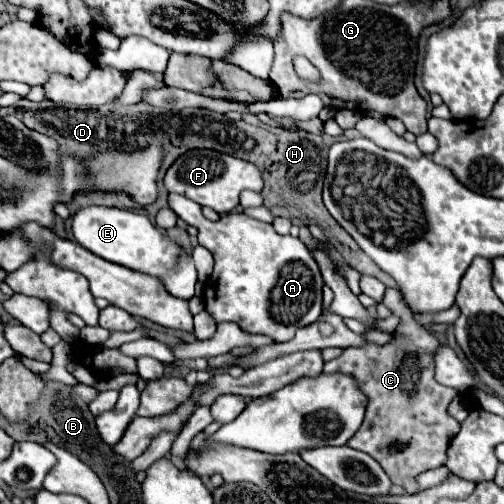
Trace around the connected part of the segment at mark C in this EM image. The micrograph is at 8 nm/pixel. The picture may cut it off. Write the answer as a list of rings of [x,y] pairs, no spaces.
[[[387,288],[383,304],[399,316],[391,344],[377,346],[365,340],[363,346],[347,348],[339,358],[325,362],[323,374],[349,374],[367,396],[367,412],[361,428],[347,442],[351,448],[371,454],[407,494],[417,492],[413,478],[419,472],[445,464],[449,440],[459,430],[459,422],[447,412],[451,400],[459,394],[455,388],[437,384],[435,380],[435,354],[411,354],[411,312],[403,306],[399,290]]]

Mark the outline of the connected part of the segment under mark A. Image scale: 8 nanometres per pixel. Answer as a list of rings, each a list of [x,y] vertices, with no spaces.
[[[169,194],[169,206],[181,220],[197,228],[199,244],[211,250],[215,258],[215,270],[203,288],[203,302],[217,322],[237,322],[239,326],[243,326],[243,330],[251,334],[267,334],[275,342],[283,342],[291,340],[291,336],[295,336],[299,328],[319,320],[323,312],[323,278],[309,248],[299,238],[281,236],[273,230],[271,224],[249,218],[241,212],[223,214],[217,222],[211,222],[199,212],[199,204],[179,194]]]

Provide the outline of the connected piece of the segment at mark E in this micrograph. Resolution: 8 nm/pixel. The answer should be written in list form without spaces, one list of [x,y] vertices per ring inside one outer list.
[[[85,206],[71,216],[71,230],[75,240],[93,254],[99,254],[101,258],[127,266],[131,270],[141,270],[159,276],[173,296],[187,300],[193,298],[197,270],[193,266],[191,256],[187,256],[187,252],[177,242],[165,238],[145,214],[109,206]]]

